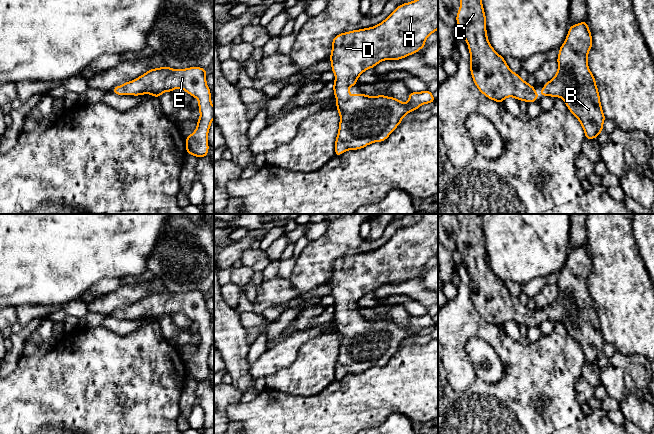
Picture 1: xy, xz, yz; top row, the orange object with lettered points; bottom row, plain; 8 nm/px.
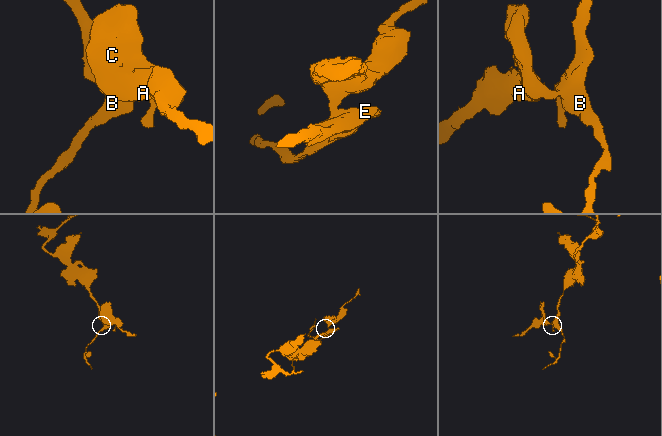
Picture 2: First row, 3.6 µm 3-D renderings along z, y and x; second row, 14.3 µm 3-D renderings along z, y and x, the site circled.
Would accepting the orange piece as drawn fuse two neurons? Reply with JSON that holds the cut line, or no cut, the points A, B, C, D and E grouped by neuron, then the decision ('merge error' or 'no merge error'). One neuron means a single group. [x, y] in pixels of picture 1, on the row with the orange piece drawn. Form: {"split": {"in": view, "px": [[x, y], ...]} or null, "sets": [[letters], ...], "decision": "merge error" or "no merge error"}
{"split": null, "sets": [["A", "B", "C", "D", "E"]], "decision": "no merge error"}

